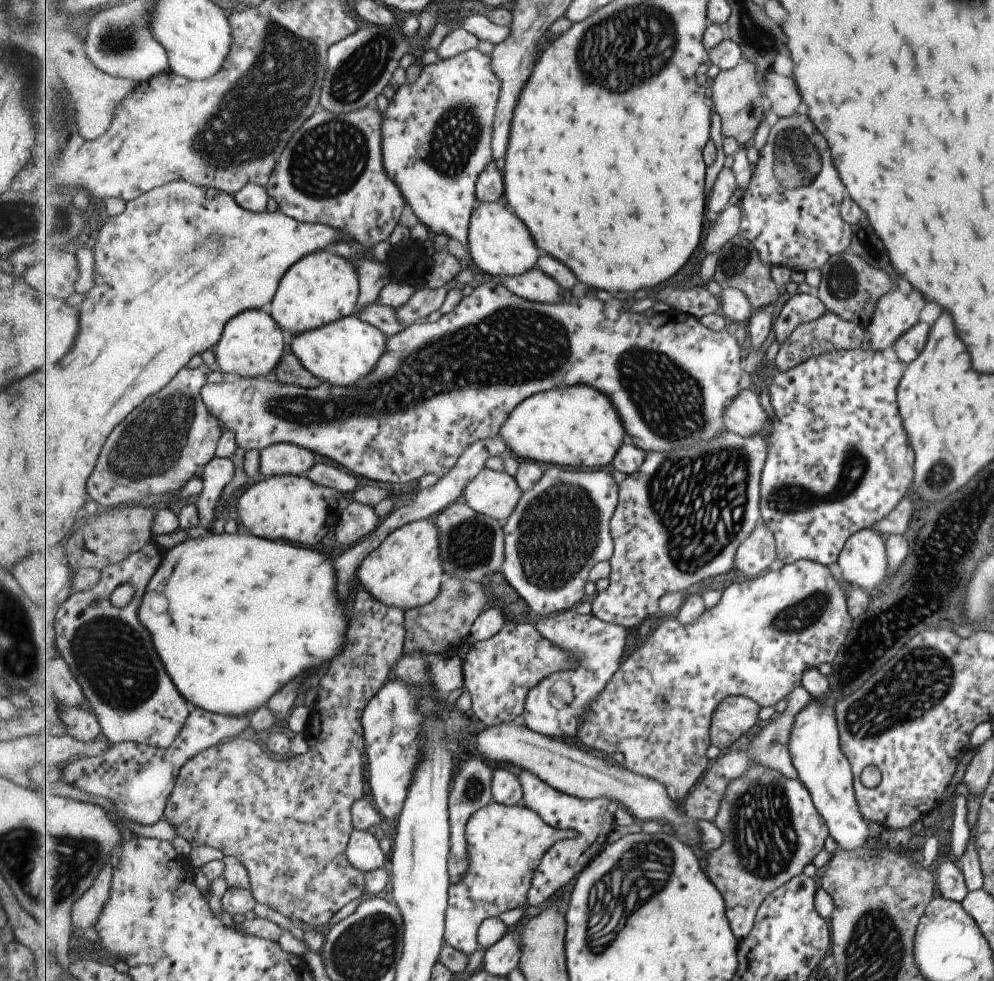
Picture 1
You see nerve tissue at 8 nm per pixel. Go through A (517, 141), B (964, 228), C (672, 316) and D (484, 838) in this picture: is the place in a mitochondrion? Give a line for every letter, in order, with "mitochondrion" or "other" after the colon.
A: other
B: other
C: other
D: other

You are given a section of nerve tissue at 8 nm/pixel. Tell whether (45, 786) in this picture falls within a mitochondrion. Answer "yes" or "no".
no

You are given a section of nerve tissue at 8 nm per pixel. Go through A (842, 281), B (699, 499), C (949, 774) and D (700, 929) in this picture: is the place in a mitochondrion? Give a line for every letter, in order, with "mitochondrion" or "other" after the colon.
A: mitochondrion
B: mitochondrion
C: other
D: other

